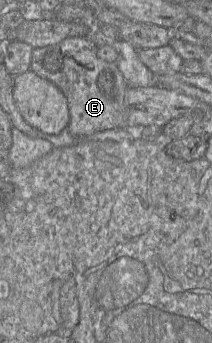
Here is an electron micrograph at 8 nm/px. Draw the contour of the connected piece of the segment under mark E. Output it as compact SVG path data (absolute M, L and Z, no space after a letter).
M74 36L55 45L34 48L32 52L30 71L56 85L64 94L70 114L67 129L76 138L125 128L124 97L129 85L117 63L100 59L97 49L87 36Z

